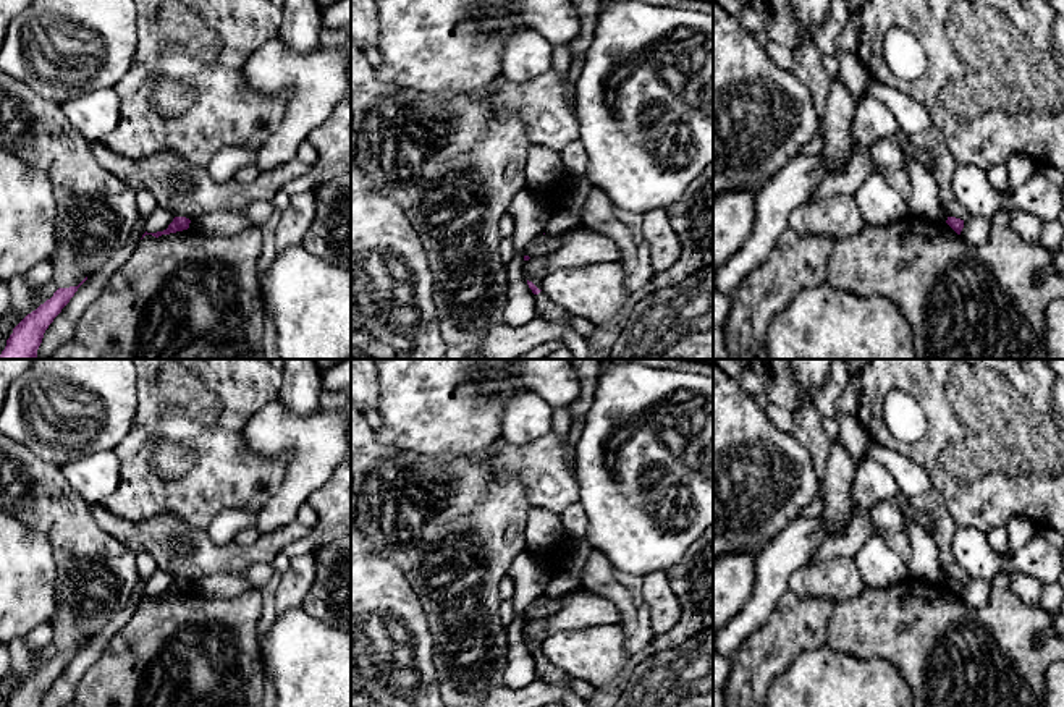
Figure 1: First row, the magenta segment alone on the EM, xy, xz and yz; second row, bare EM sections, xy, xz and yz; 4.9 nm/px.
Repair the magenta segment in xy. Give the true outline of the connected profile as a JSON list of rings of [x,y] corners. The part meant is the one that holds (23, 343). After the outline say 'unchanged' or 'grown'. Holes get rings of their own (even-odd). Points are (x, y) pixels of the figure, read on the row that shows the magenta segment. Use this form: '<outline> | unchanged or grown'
[[[87,277],[78,286],[58,288],[50,299],[27,314],[13,328],[0,359],[37,359],[45,330],[86,280]]] | unchanged

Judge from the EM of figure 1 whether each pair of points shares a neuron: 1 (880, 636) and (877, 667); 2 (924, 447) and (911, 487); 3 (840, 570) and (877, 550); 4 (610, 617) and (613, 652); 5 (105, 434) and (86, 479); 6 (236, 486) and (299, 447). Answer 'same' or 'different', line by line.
1: different
2: different
3: different
4: different
5: different
6: different

